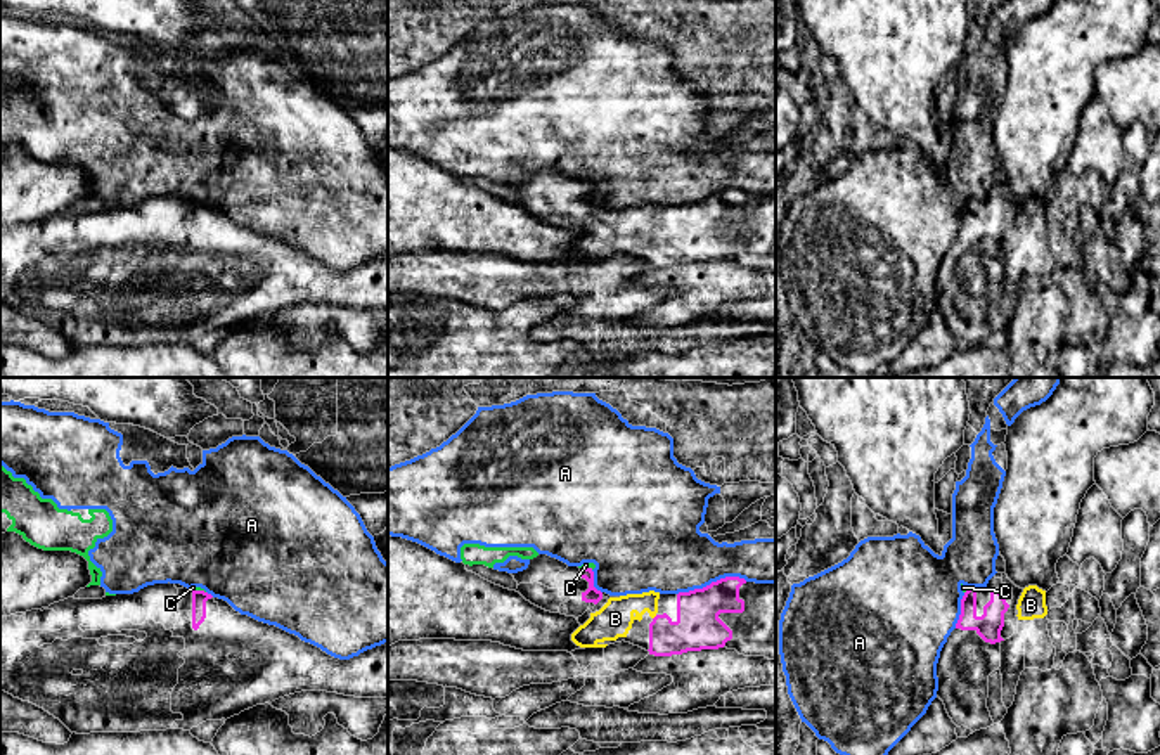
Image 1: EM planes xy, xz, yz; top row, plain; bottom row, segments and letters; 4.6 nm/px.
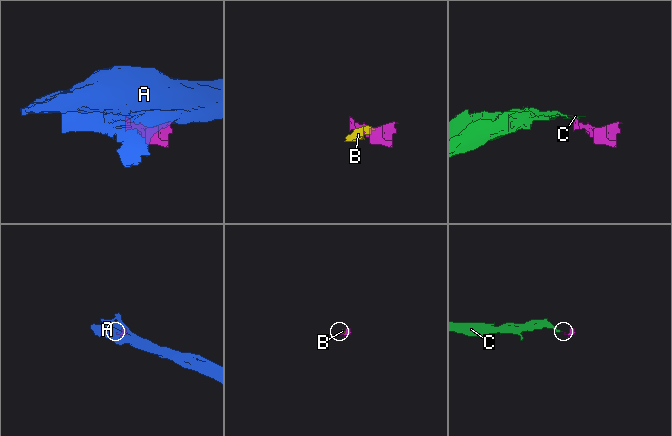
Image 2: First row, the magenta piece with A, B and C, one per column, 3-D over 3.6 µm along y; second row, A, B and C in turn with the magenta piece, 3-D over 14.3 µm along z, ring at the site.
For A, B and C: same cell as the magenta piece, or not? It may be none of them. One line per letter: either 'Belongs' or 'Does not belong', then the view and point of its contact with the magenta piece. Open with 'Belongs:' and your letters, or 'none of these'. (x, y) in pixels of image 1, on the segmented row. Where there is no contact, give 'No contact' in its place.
Belongs: B
A: Does not belong. Touches magenta at xz (712, 582)
B: Belongs. Touches magenta at xz (655, 617)
C: Does not belong. Touches magenta at xy (199, 591)

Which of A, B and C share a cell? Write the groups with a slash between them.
A C / B

